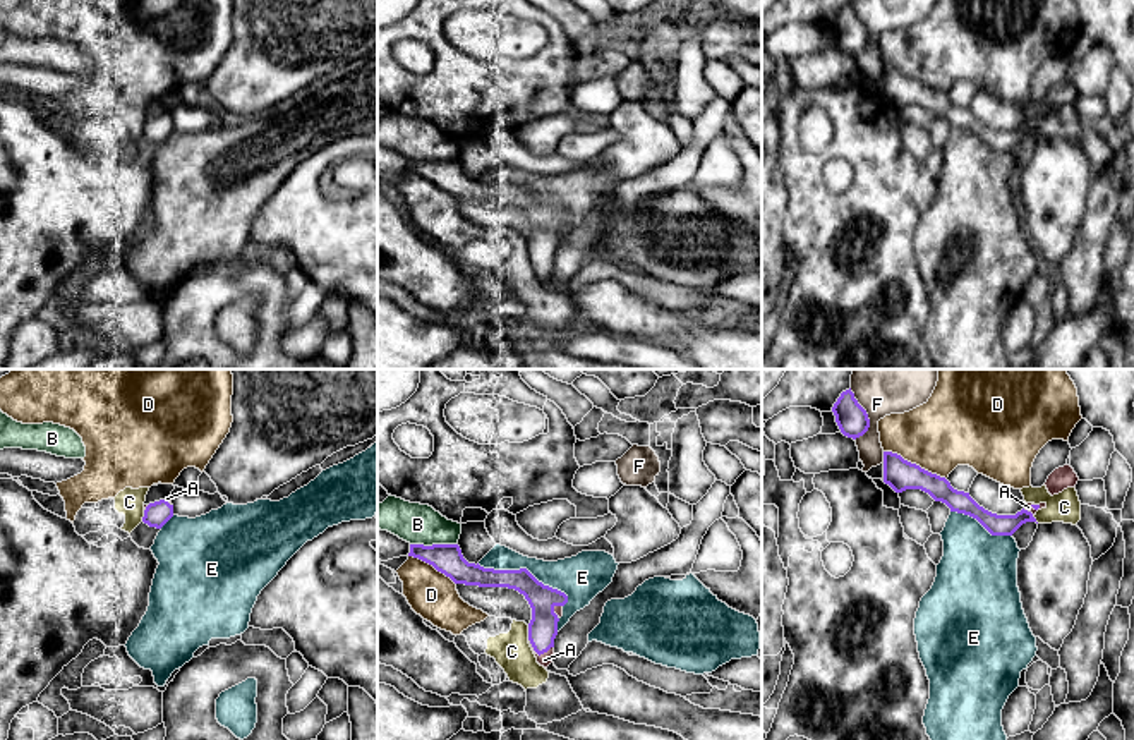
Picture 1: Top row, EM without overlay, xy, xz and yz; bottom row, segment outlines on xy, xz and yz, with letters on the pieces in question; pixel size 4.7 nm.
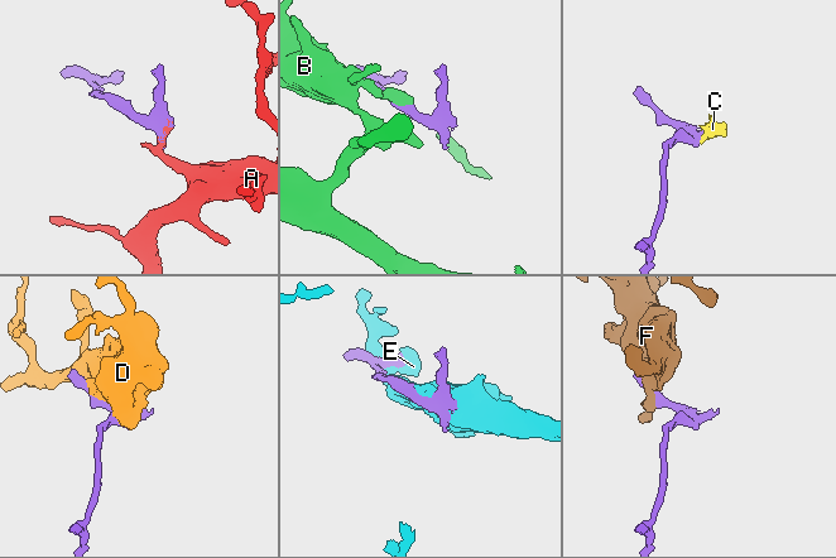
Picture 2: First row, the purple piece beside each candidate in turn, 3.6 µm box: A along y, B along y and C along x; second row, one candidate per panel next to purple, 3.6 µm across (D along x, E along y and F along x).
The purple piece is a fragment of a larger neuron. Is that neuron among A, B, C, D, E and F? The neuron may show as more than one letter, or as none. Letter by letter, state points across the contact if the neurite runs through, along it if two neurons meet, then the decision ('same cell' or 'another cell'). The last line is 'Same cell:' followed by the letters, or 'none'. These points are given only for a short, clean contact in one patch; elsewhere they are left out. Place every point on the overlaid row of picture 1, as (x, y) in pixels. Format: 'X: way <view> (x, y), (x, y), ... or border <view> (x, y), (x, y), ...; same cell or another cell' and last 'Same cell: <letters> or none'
A: way xz (542, 629), (539, 655), (544, 660); same cell
B: border xz (410, 543), (455, 545); another cell
C: another cell
D: another cell
E: another cell
F: another cell
Same cell: A

